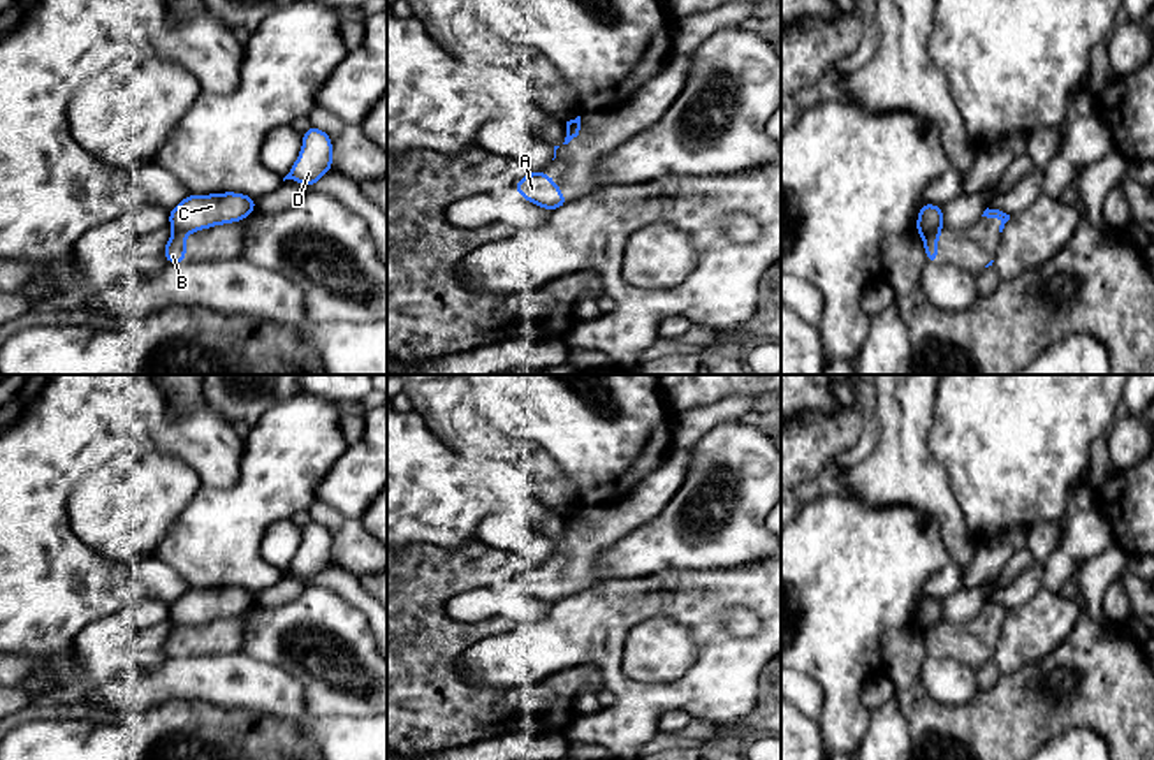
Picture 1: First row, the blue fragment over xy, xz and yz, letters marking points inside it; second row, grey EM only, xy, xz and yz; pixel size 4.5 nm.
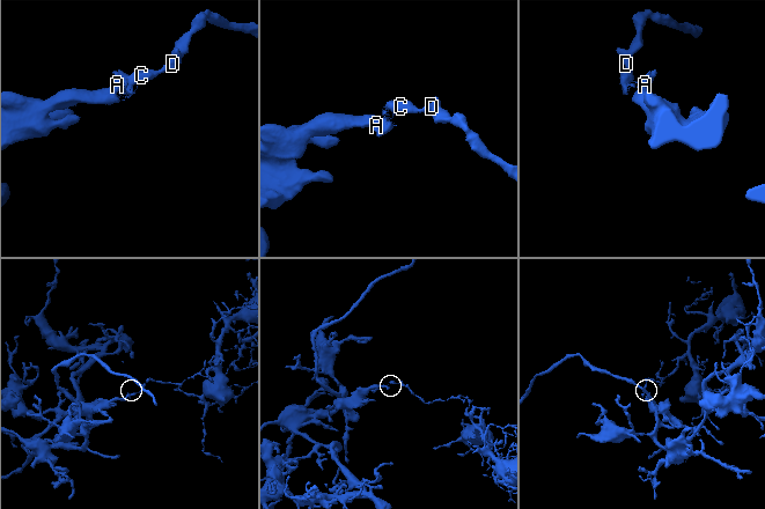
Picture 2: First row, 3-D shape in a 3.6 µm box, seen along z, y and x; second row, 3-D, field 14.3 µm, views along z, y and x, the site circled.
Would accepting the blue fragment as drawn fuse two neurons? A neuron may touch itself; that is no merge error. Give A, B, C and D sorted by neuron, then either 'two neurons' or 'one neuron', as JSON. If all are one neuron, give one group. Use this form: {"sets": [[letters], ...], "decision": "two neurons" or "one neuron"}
{"sets": [["A", "B"], ["C", "D"]], "decision": "two neurons"}

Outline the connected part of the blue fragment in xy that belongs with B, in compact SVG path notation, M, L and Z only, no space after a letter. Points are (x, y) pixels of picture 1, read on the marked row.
M174 232L162 255L167 259L169 264L185 264L185 253L186 253L186 234L183 232Z

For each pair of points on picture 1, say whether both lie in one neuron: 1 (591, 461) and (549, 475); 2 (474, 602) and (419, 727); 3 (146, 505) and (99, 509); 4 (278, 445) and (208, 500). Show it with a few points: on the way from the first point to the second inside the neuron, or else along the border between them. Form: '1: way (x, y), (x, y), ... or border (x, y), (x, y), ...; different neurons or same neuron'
1: border (549, 454), (570, 482), (581, 507); different neurons
2: border (444, 602), (458, 621), (496, 614); different neurons
3: way (134, 507), (111, 509); same neuron
4: way (268, 465), (233, 500), (227, 500); same neuron

